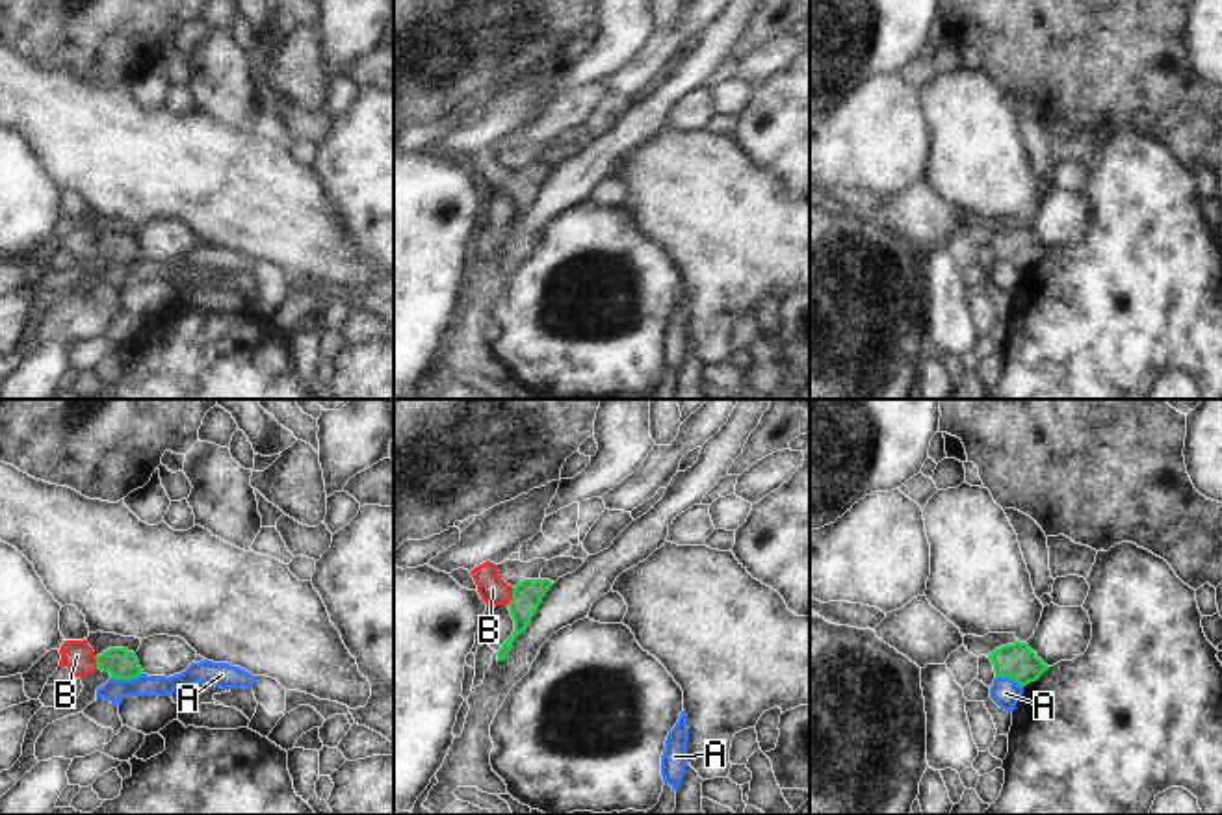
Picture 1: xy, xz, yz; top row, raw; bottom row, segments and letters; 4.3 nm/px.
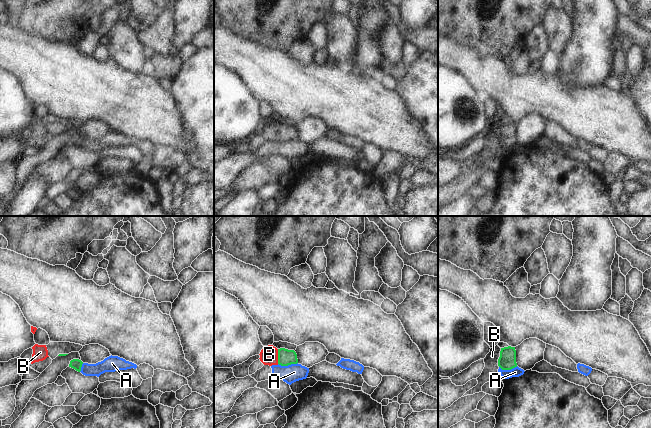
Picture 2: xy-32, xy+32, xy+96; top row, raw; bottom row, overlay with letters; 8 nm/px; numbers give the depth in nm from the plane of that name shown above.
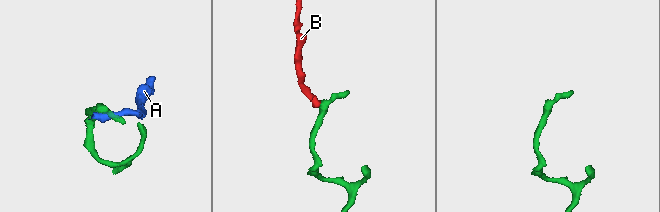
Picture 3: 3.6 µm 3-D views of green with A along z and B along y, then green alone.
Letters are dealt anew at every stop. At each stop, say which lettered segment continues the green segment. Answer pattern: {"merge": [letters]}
{"merge": ["B"]}

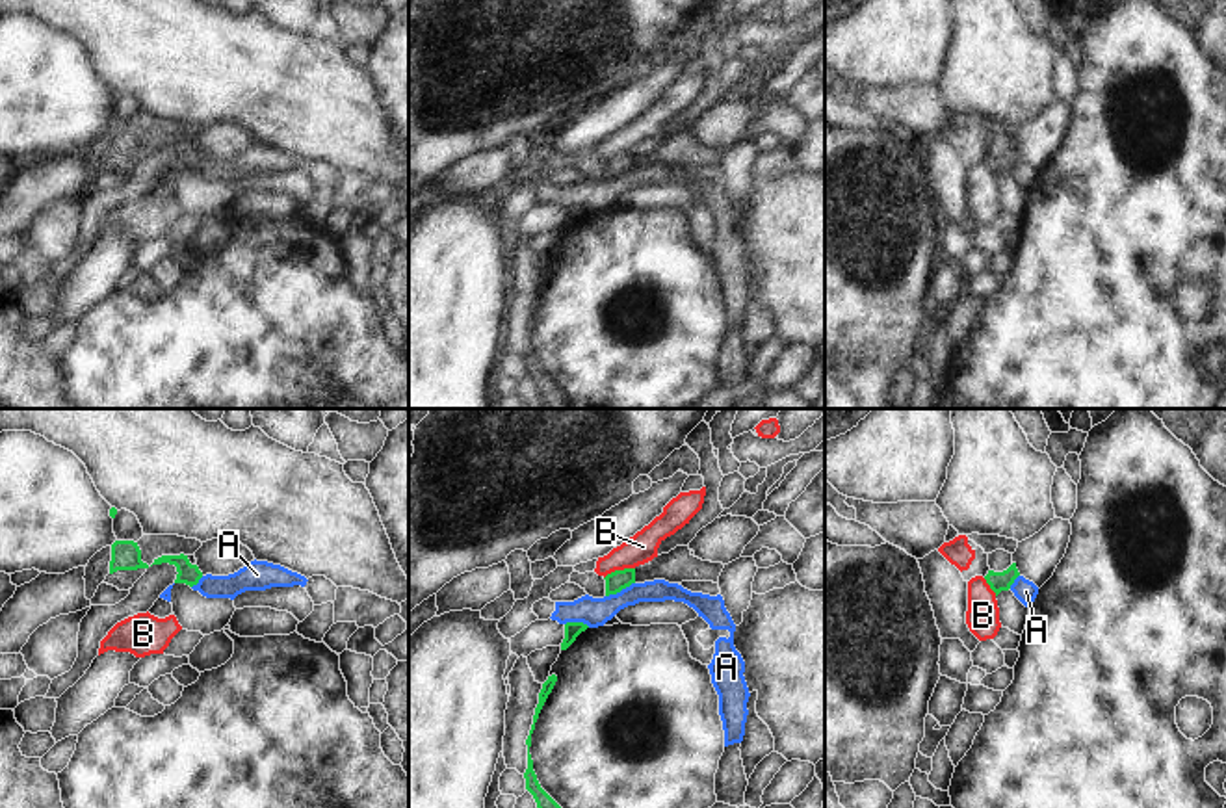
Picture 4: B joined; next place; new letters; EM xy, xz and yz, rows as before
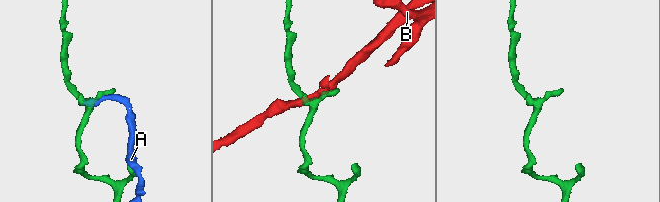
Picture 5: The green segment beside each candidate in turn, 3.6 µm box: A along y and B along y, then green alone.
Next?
{"merge": []}

